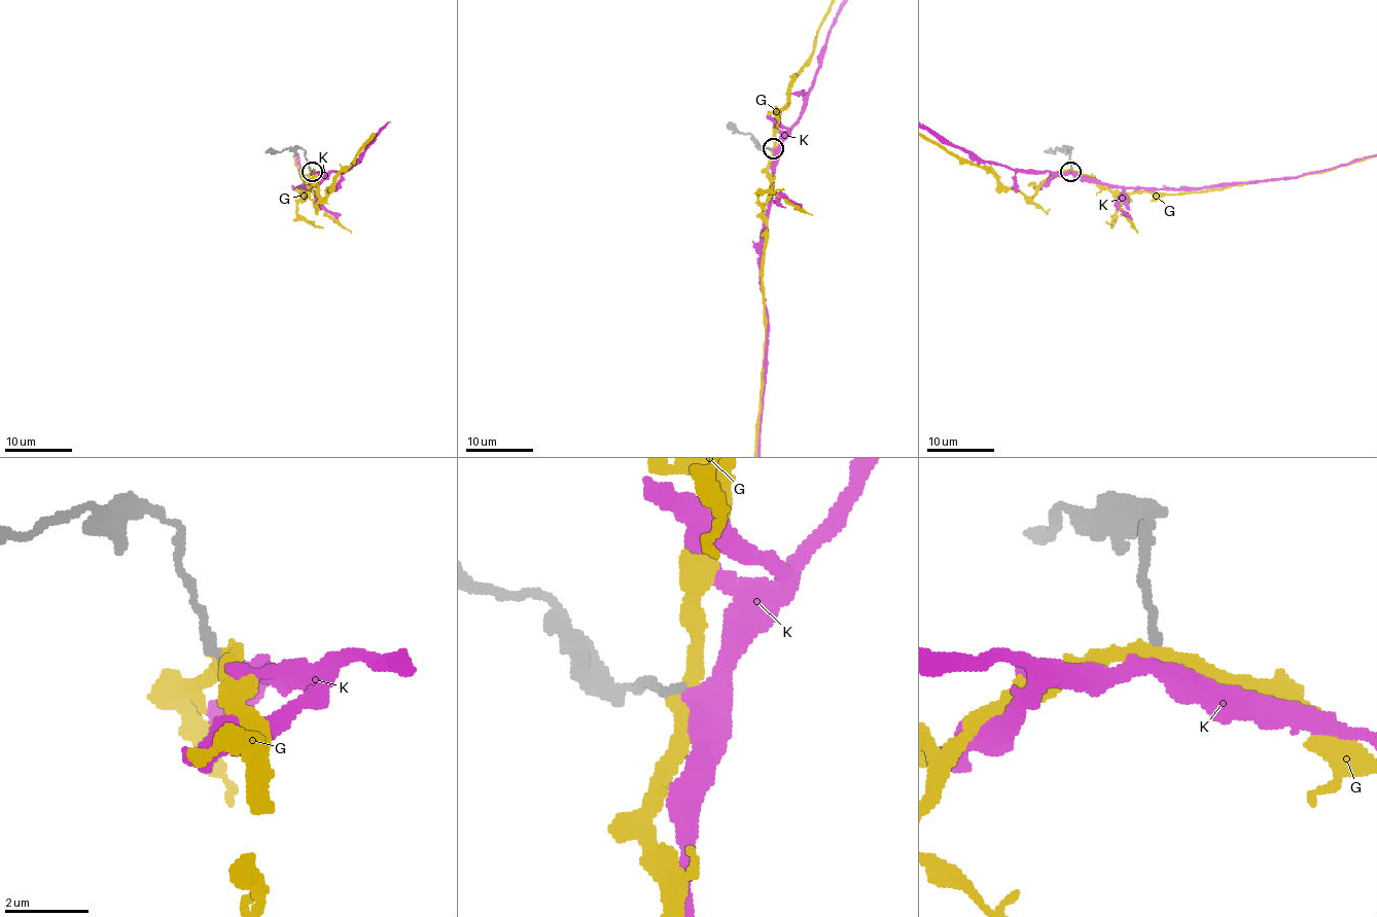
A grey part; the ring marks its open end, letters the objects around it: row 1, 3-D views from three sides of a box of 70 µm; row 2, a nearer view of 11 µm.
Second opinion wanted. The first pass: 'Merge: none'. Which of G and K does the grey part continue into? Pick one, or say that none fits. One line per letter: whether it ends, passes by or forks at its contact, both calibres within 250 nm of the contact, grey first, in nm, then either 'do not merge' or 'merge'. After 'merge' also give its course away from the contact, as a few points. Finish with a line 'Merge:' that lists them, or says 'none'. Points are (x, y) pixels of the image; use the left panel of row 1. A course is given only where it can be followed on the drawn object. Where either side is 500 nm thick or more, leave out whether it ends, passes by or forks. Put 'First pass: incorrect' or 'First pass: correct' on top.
First pass: incorrect
G: it passes by; 240 nm thick on the grey side, 360 nm on the other; do not merge
K: it passes by; 240 nm thick on the grey side, 340 nm on the other; merge
Merge: K

